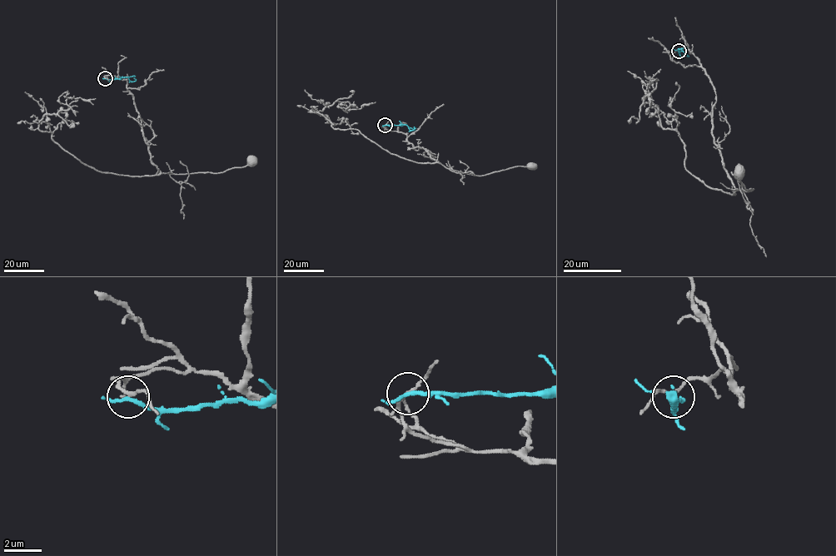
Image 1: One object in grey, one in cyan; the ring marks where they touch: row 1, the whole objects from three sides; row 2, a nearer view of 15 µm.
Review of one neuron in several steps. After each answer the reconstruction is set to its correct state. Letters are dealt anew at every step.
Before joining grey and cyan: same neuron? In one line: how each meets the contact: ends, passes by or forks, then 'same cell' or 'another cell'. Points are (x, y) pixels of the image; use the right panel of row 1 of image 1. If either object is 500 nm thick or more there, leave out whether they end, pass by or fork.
grey passes by; cyan passes by; another cell

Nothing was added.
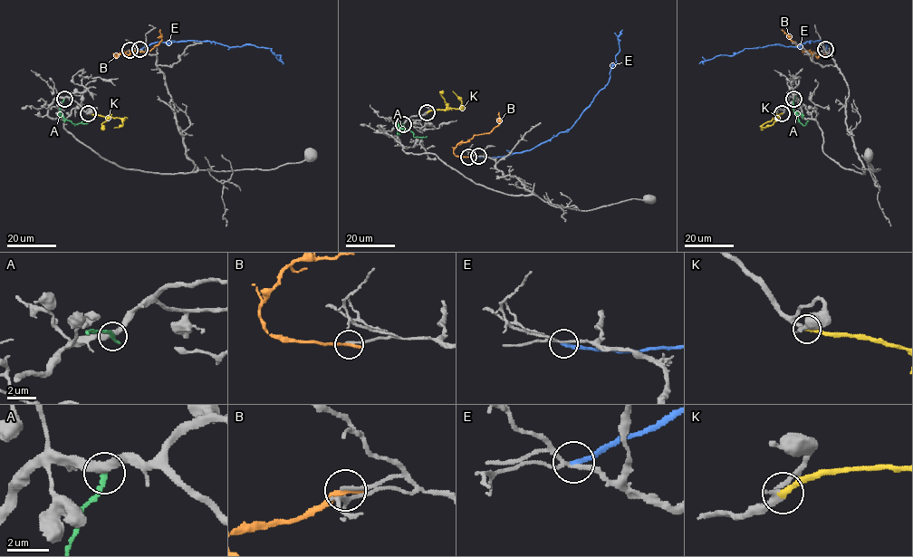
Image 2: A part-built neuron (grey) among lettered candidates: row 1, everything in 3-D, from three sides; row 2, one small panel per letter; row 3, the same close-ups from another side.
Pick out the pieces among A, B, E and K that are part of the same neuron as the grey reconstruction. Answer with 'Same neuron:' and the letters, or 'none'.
Same neuron: K

